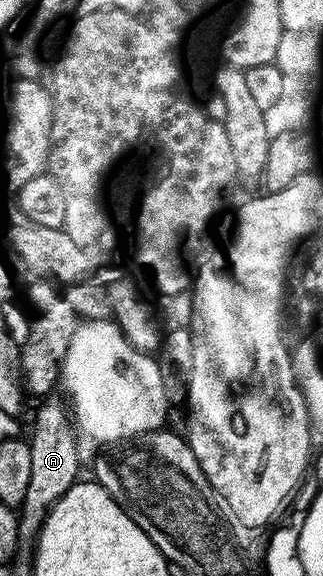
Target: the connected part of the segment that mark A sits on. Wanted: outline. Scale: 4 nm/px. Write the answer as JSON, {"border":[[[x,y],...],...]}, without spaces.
{"border":[[[48,399],[36,413],[36,422],[32,425],[32,437],[27,438],[30,447],[30,487],[26,487],[26,499],[20,504],[20,549],[33,548],[40,528],[44,526],[44,517],[49,509],[70,487],[75,485],[80,473],[80,449],[74,422],[69,410],[58,402]]]}

